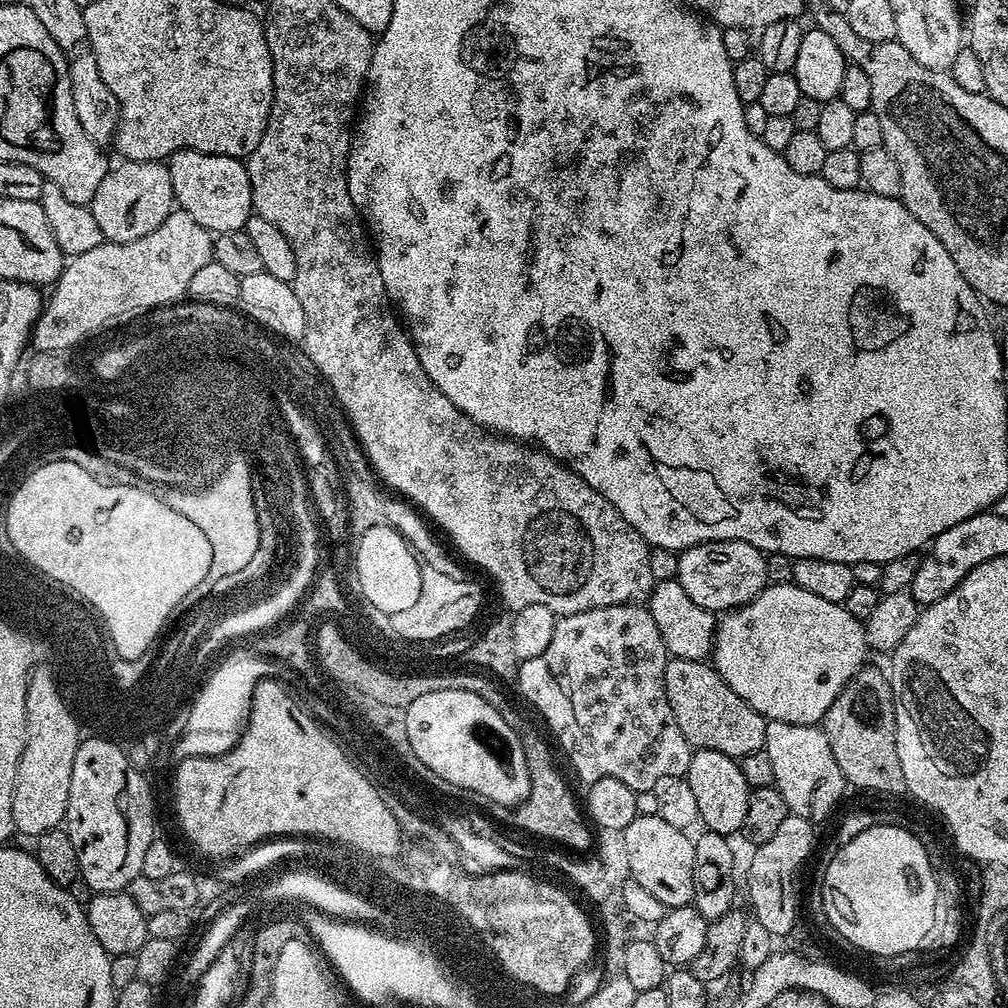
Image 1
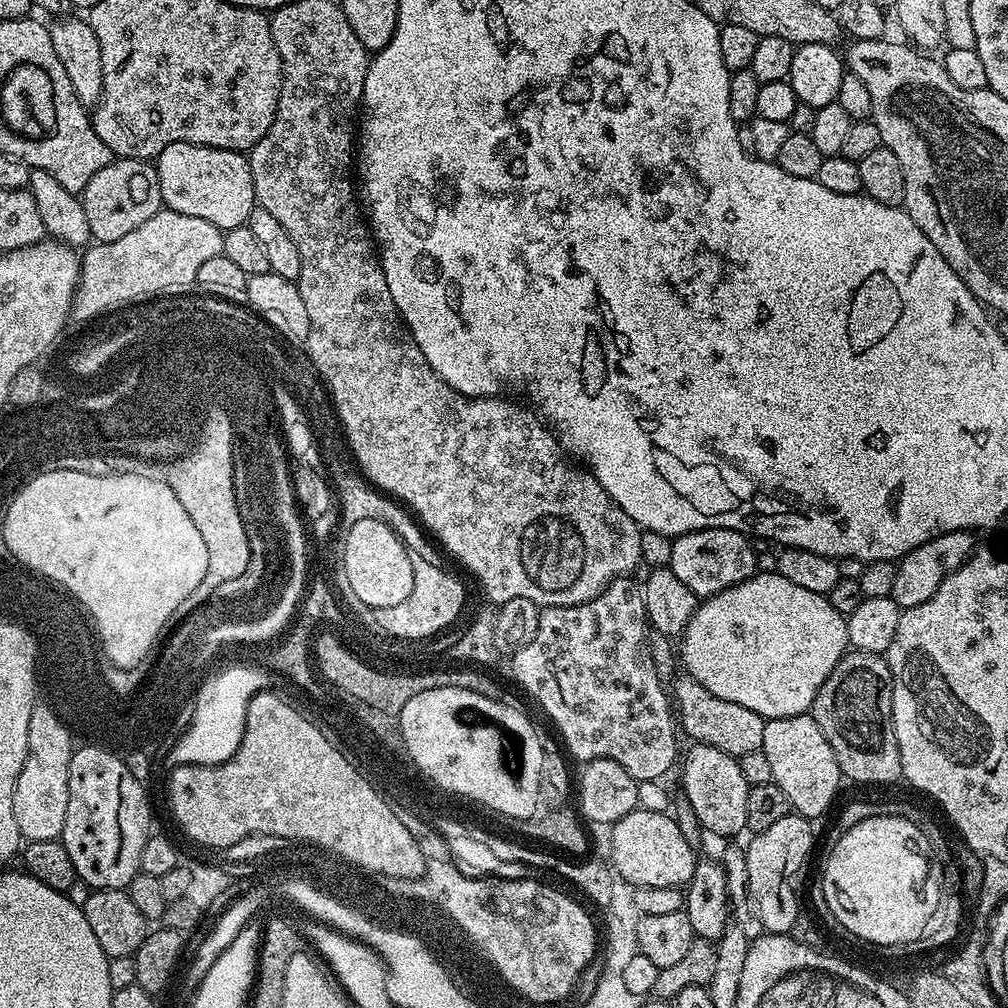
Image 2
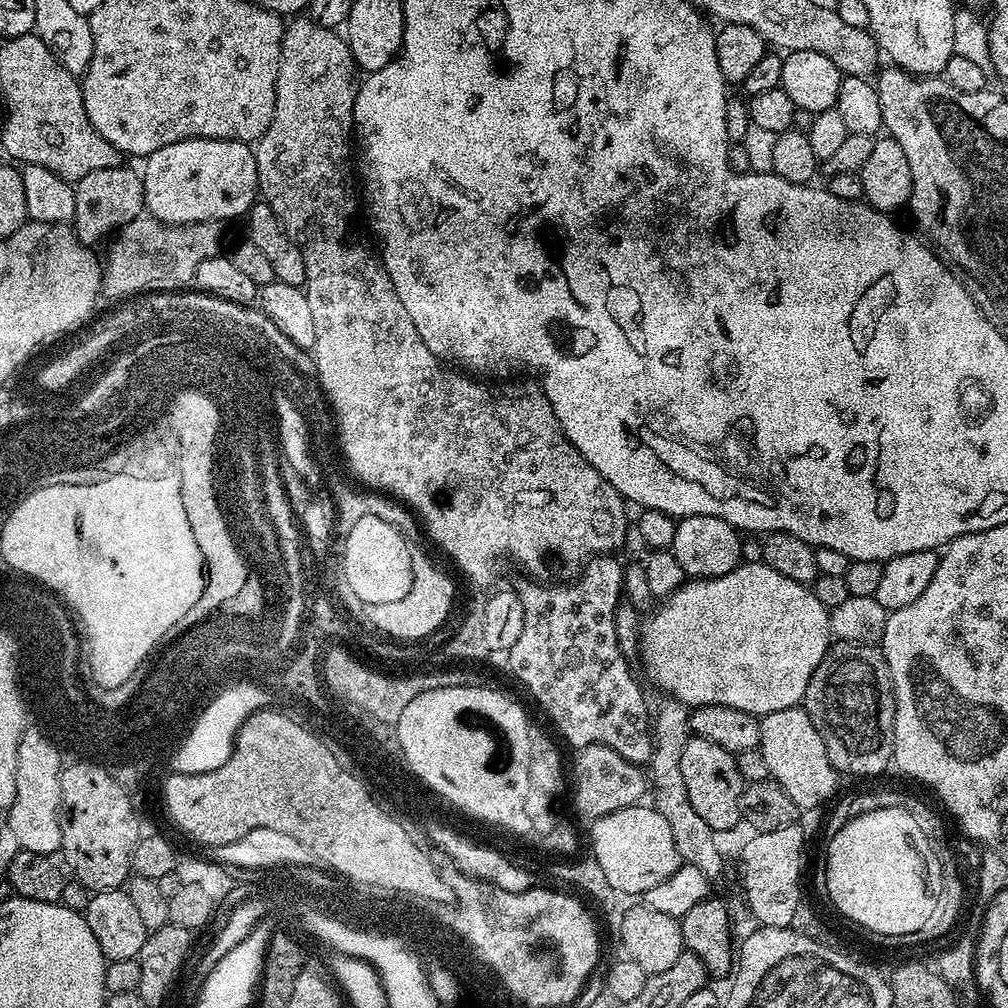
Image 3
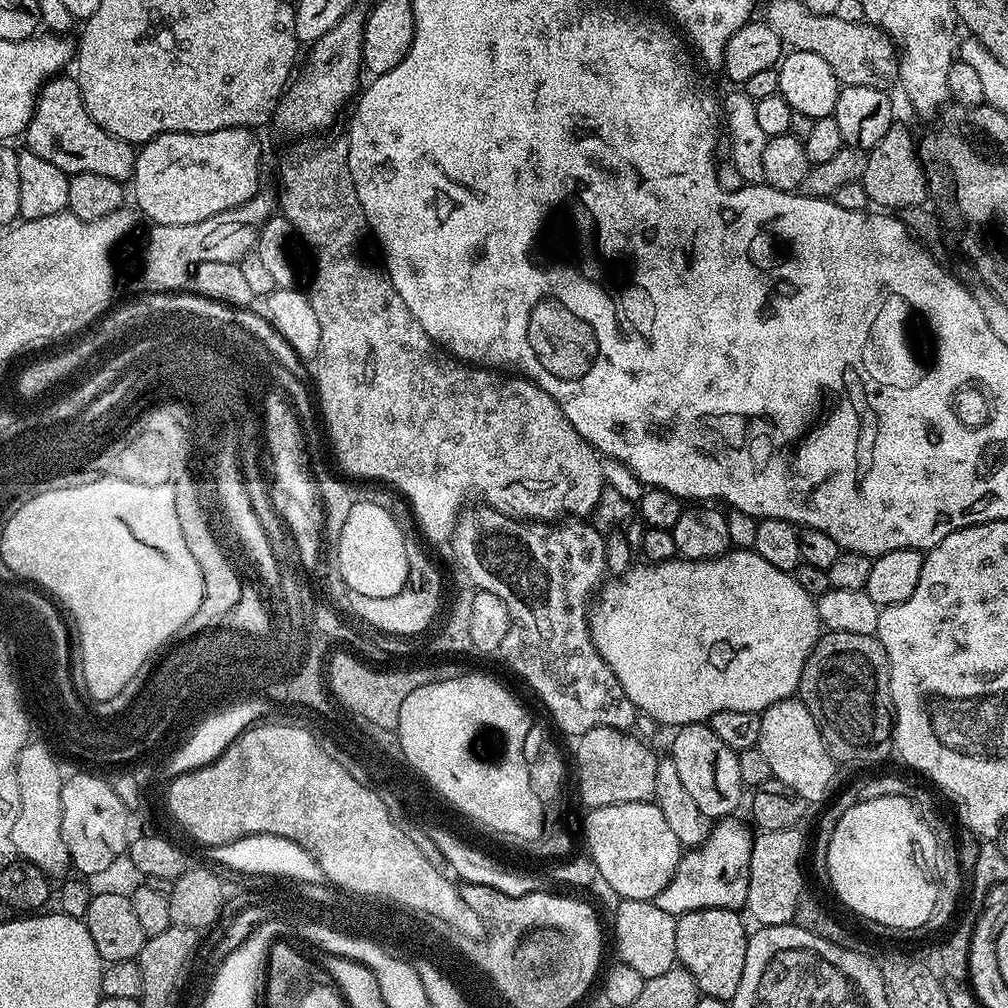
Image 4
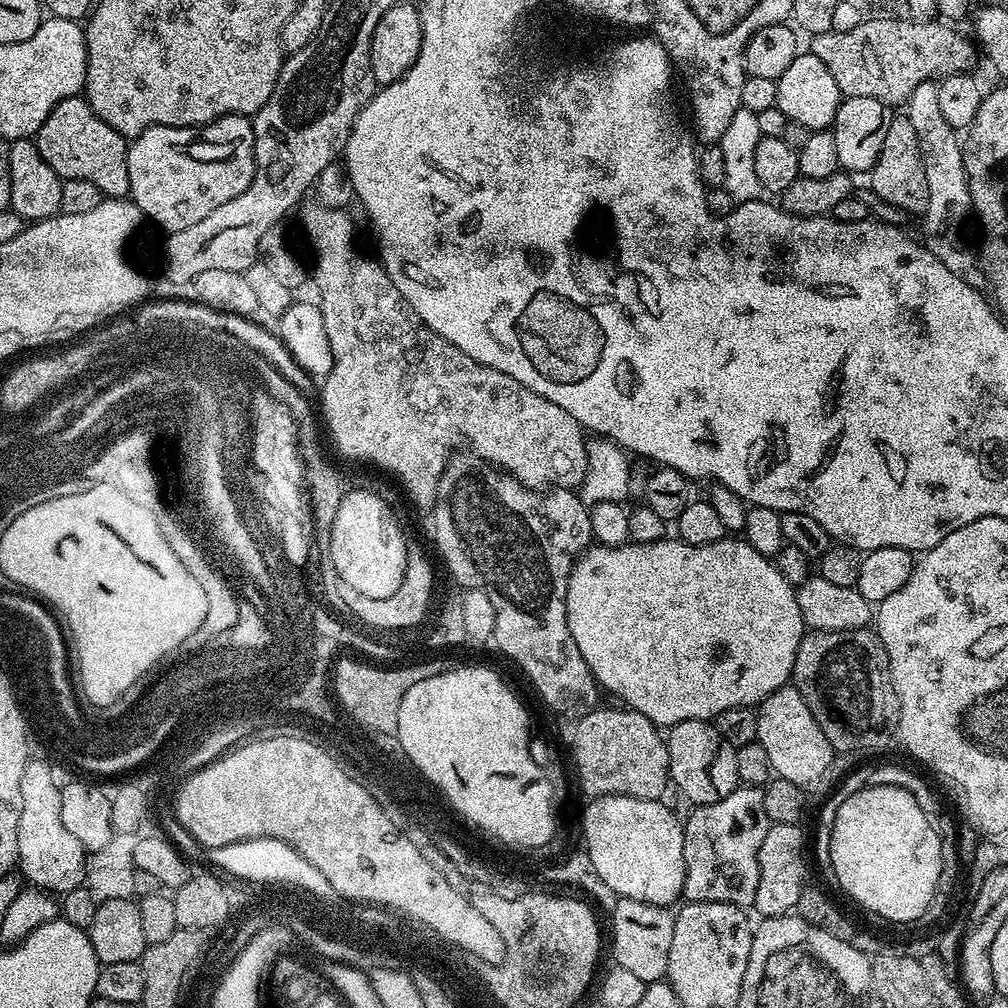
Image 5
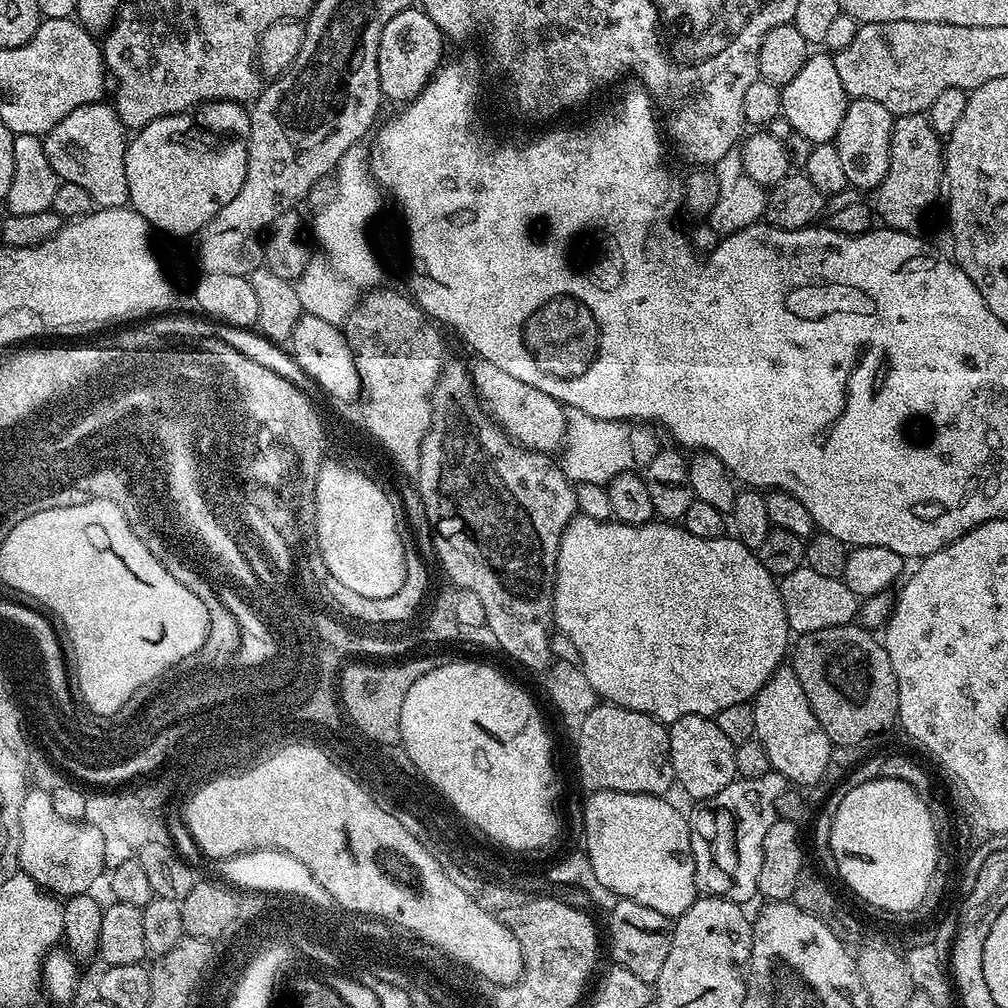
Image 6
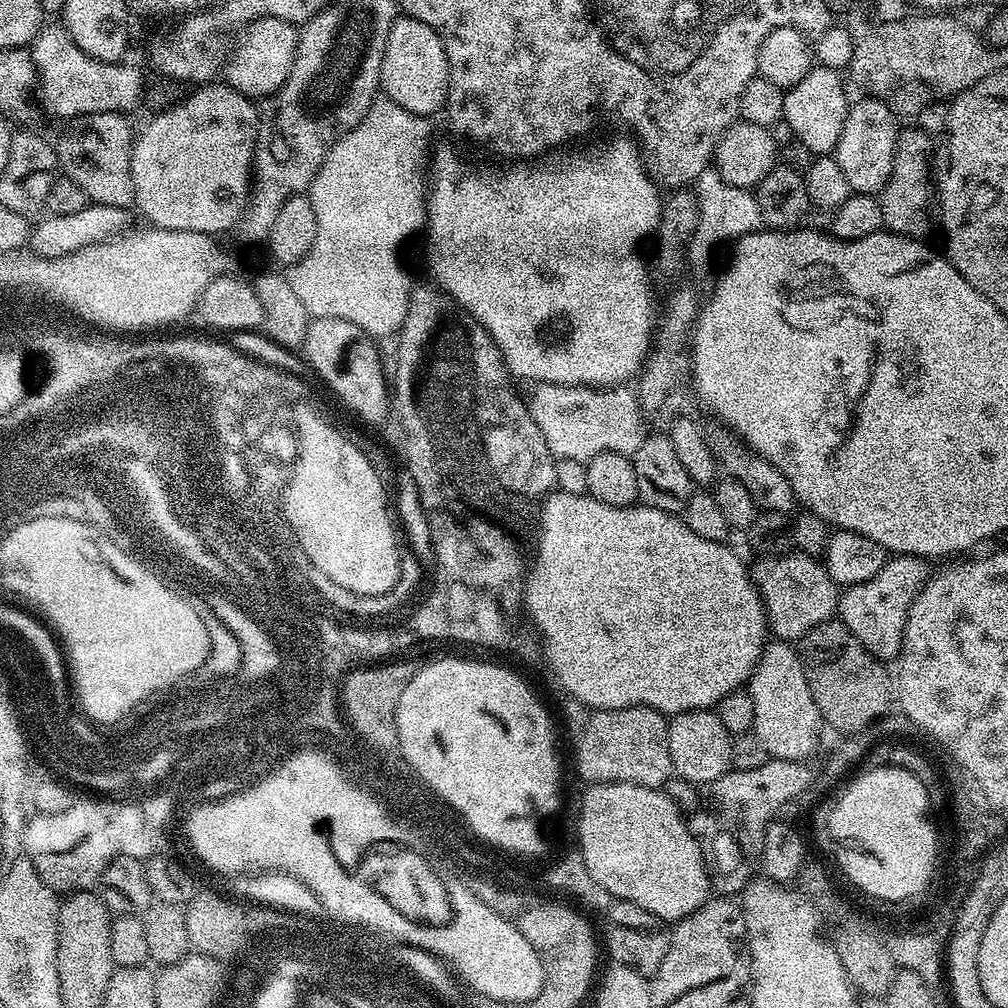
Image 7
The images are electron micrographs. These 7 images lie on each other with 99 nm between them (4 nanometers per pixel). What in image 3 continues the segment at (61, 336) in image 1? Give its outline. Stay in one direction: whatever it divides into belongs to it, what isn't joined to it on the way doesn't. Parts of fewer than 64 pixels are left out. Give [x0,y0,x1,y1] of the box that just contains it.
[102,214,221,298]

